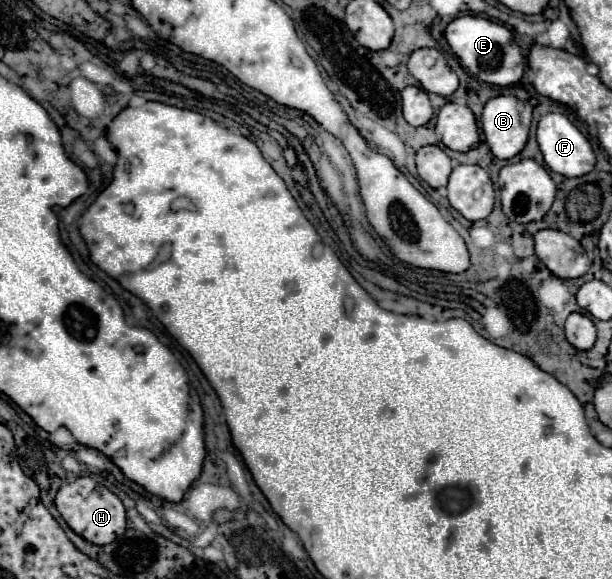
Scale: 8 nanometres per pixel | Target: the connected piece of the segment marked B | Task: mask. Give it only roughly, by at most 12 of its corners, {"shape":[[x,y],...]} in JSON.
{"shape":[[491,98],[481,126],[493,156],[509,160],[527,142],[531,106]]}

